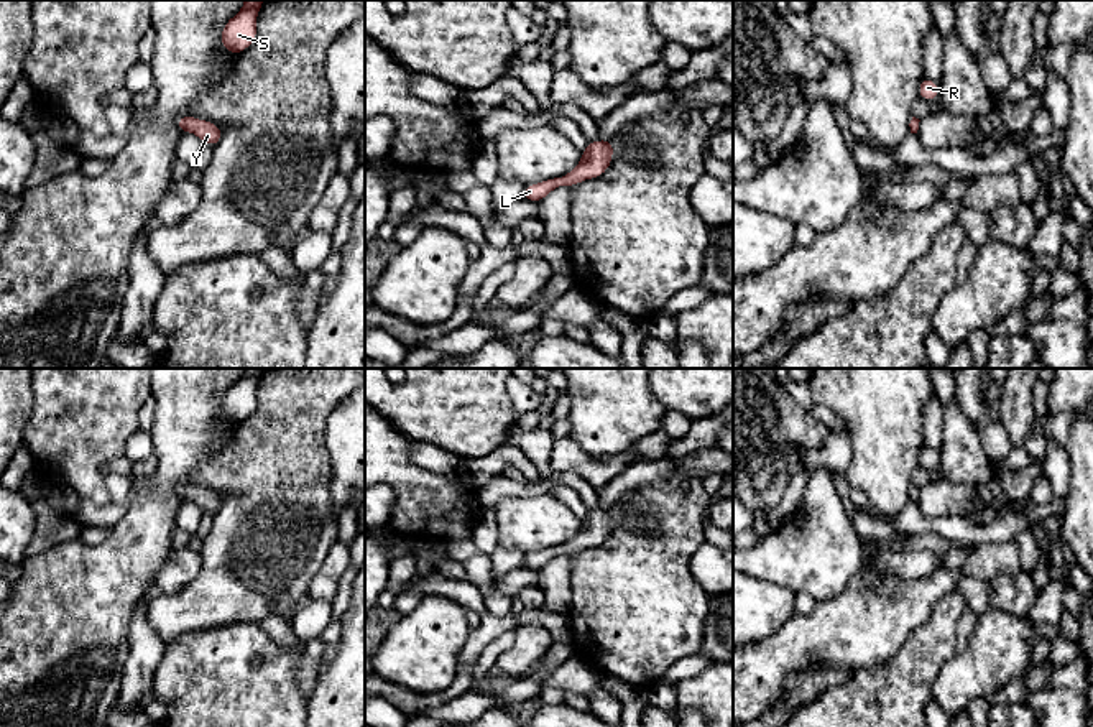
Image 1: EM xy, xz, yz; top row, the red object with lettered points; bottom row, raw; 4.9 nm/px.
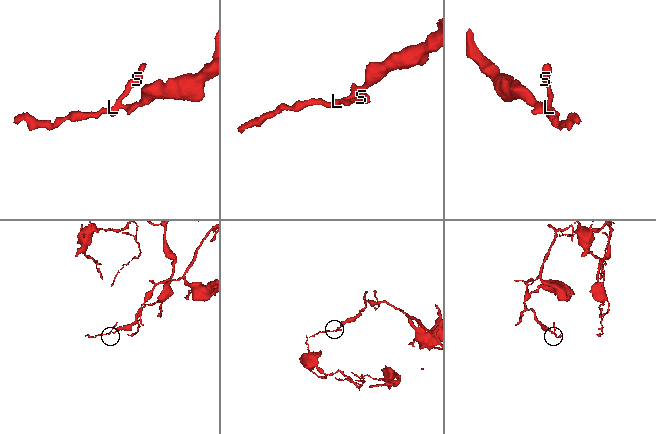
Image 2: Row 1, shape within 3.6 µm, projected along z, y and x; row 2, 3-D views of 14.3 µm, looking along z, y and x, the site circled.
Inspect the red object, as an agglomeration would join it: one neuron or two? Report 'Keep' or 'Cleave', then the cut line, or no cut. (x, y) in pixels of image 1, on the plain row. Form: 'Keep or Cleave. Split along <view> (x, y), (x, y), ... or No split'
Keep. No split

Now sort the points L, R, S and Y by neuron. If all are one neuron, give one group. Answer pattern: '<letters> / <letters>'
L R S Y

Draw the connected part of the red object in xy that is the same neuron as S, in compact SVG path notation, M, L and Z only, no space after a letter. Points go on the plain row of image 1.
M245 368L242 378L225 391L220 410L228 421L238 423L255 410L256 383L263 370Z

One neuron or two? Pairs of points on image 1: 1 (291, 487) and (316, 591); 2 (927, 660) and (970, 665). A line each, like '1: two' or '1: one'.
1: two
2: two

